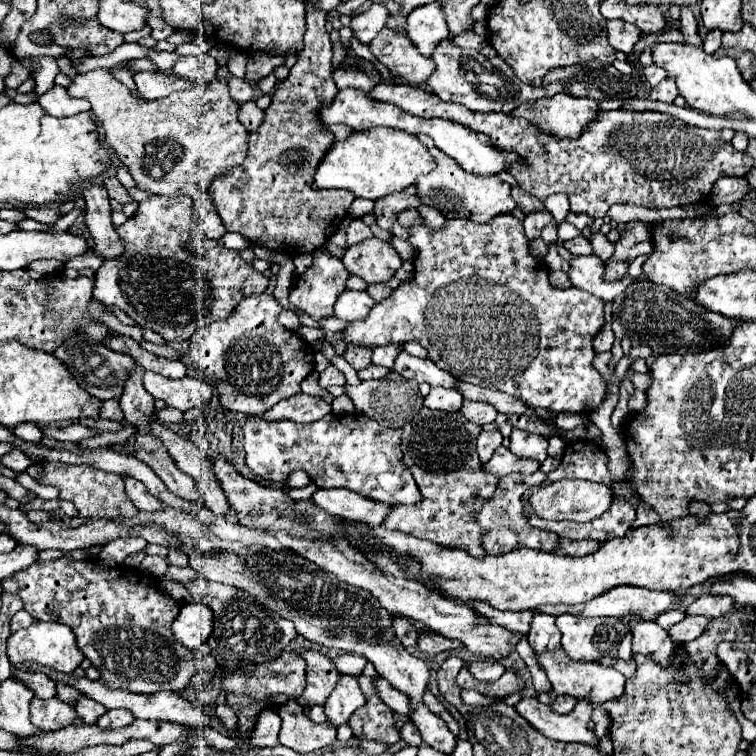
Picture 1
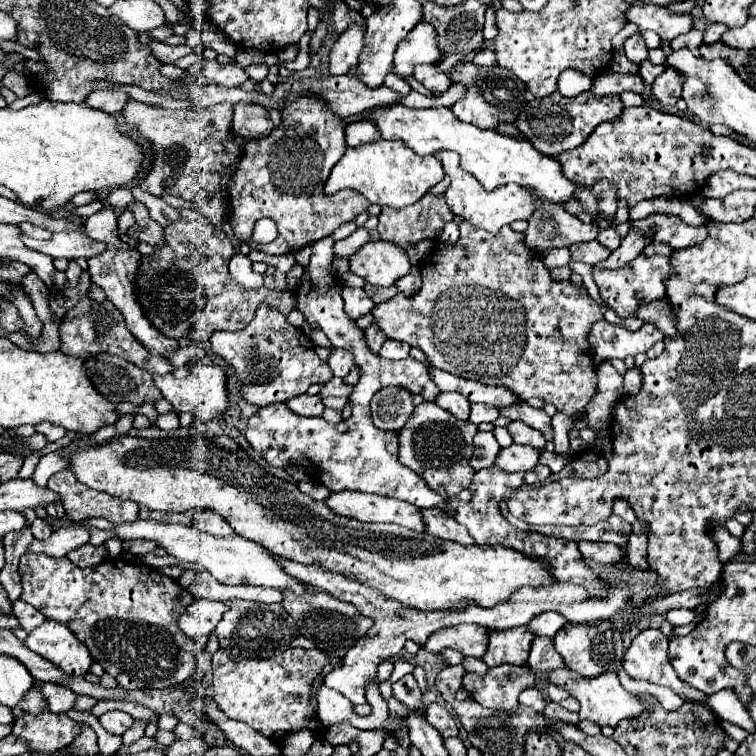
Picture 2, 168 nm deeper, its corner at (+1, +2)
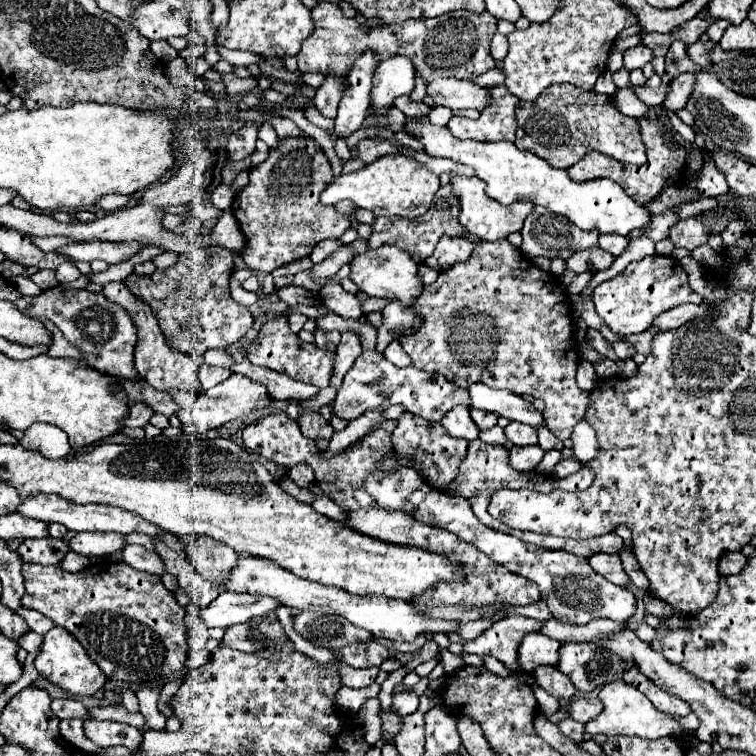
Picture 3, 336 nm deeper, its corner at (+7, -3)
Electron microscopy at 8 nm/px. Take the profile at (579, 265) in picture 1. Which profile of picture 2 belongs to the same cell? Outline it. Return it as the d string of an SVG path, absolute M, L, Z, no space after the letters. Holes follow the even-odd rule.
M640 254L638 258L634 258L624 268L618 268L618 270L598 270L598 268L592 268L592 276L594 276L596 286L600 288L602 300L618 316L634 316L640 300L652 302L652 300L658 300L658 298L666 298L666 288L664 288L662 280L670 272L672 272L670 270L670 260L666 256L646 258L644 254Z

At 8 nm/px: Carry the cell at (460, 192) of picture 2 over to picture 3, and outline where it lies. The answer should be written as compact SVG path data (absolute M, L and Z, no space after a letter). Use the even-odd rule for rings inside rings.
M452 175L450 179L454 193L460 197L460 223L468 229L470 235L482 239L482 241L498 241L508 237L510 233L518 233L524 225L524 219L530 215L530 211L534 209L532 203L512 203L512 205L502 205L494 199L490 199L486 195L486 189L482 187L482 179L478 177L456 177Z

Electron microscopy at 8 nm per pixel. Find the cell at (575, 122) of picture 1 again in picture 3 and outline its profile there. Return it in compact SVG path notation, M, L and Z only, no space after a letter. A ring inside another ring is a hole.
M570 83L550 85L536 101L518 101L516 121L518 131L514 145L522 151L532 151L556 169L572 167L588 151L600 151L622 163L646 163L646 149L638 131L638 119L622 115L614 107L610 95L582 91Z

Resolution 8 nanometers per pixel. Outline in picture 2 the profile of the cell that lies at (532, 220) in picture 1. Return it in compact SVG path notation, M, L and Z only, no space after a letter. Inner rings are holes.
M544 204L528 220L526 246L534 252L548 248L568 248L574 242L590 242L598 236L596 224L584 224L556 204Z

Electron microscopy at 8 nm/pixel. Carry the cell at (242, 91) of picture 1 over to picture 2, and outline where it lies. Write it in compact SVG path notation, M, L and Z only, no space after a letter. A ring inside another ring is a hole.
M236 104L234 106L234 132L244 136L244 138L262 138L268 136L270 130L274 128L269 118L268 112L262 106L244 106Z

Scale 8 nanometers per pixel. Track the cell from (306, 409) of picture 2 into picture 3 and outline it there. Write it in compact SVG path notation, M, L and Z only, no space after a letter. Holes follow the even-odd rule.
M304 411L304 415L300 415L298 419L300 431L302 435L310 437L310 439L328 439L330 440L334 429L330 423L326 423L318 411Z

